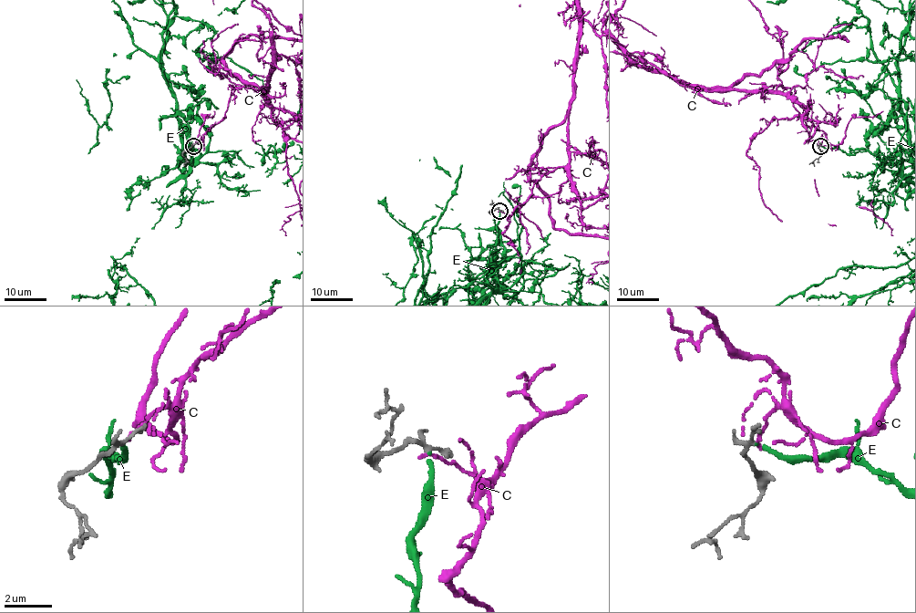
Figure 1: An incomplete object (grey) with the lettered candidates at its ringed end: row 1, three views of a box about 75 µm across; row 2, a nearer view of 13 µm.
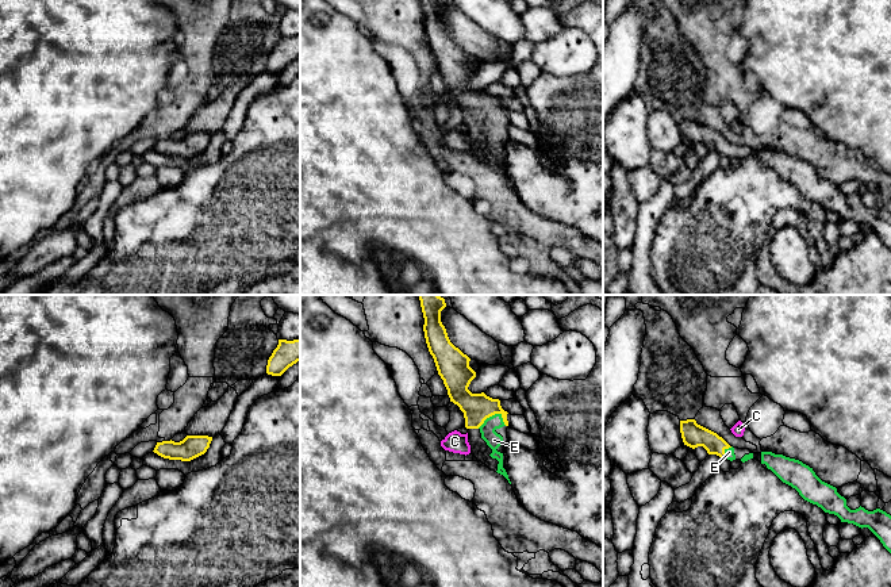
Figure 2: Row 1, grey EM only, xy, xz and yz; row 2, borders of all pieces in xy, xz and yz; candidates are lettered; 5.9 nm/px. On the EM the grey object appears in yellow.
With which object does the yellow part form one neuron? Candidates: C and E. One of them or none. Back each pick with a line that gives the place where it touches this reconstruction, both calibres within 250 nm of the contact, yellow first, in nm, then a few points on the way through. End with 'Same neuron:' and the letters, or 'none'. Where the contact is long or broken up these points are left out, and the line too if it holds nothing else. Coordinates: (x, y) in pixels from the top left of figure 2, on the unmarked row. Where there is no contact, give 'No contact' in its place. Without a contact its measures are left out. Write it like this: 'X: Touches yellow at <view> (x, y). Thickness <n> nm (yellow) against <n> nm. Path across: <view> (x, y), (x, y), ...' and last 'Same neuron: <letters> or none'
E: Touches yellow at xz (494, 111). Thickness 170 nm (yellow) against 90 nm. Path across: xz (476, 104), (483, 110), (494, 111), (494, 137)
Same neuron: E

